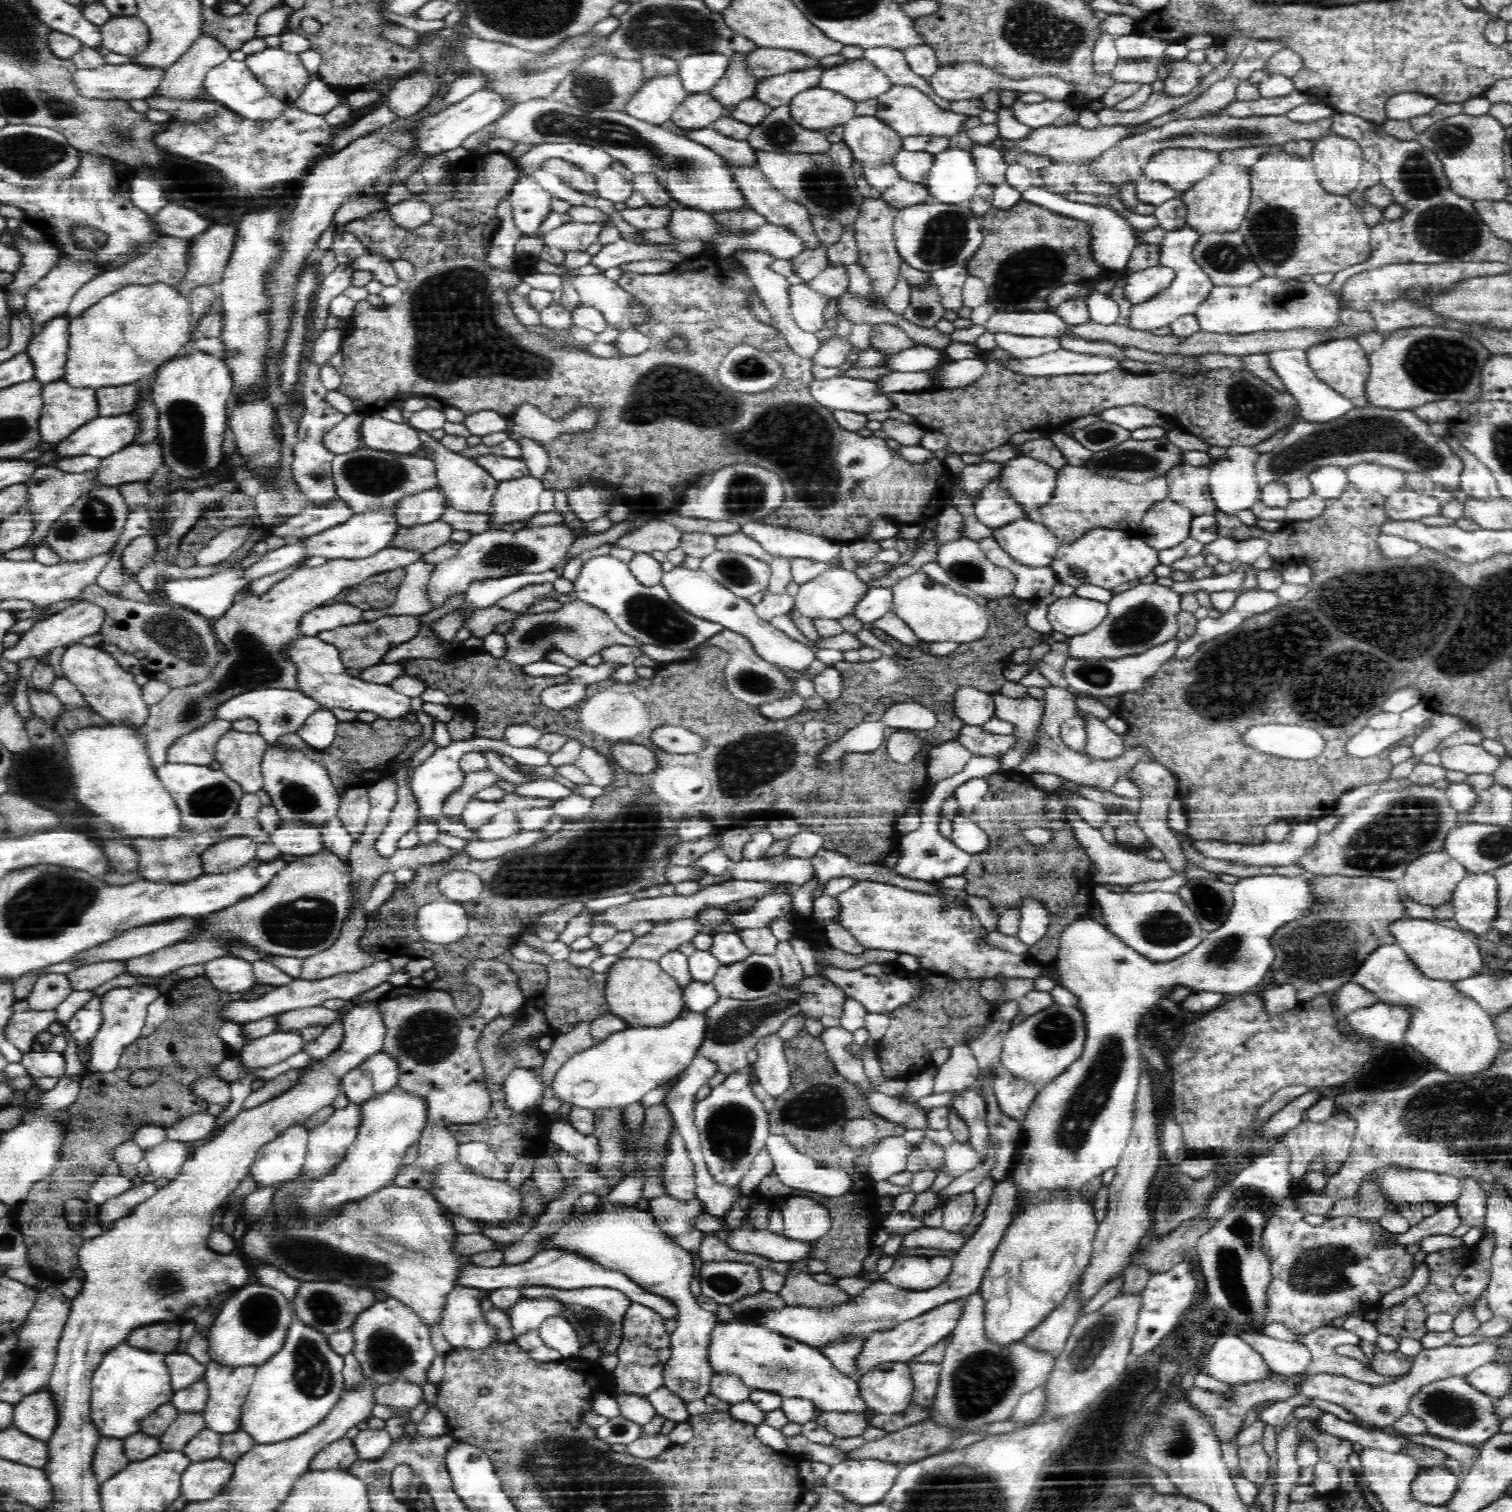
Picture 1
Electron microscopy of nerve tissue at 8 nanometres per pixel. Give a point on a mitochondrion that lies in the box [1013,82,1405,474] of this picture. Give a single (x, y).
(1273, 229)

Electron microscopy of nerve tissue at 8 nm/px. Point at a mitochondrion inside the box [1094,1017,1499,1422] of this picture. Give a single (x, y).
(1323, 1269)

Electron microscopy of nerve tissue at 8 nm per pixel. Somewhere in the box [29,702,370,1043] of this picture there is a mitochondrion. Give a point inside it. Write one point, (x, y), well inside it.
(303, 922)

